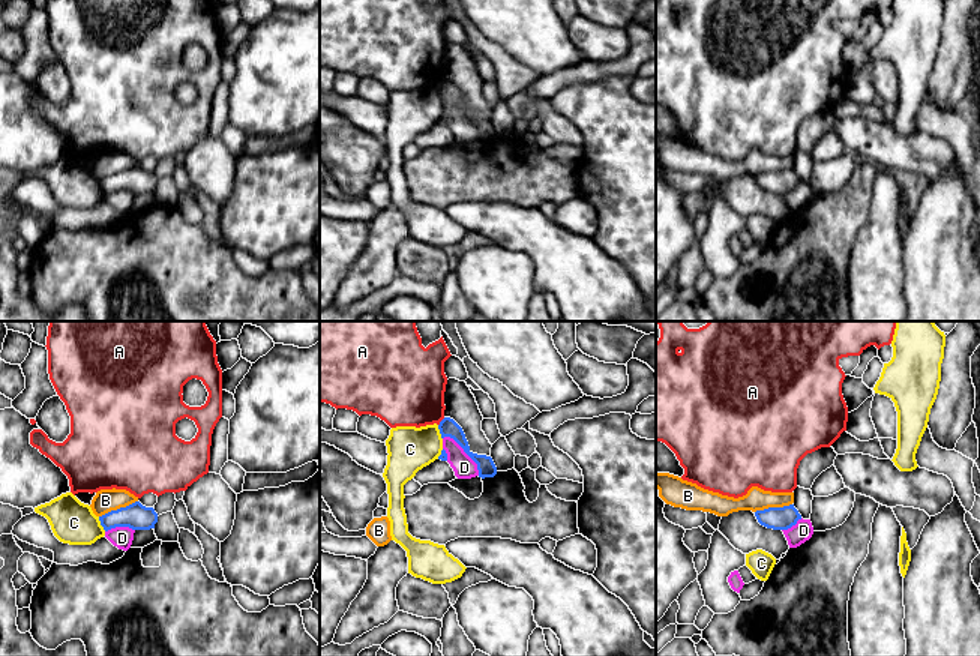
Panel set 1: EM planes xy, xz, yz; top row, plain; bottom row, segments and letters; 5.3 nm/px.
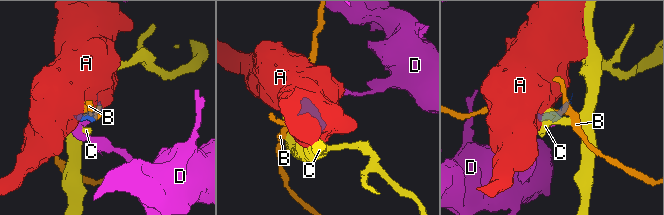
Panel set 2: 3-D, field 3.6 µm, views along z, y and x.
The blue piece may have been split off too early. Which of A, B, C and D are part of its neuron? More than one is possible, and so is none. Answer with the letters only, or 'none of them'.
none of them

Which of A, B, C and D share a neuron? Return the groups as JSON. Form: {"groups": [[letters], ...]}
{"groups": [["A"], ["B"], ["C"], ["D"]]}

